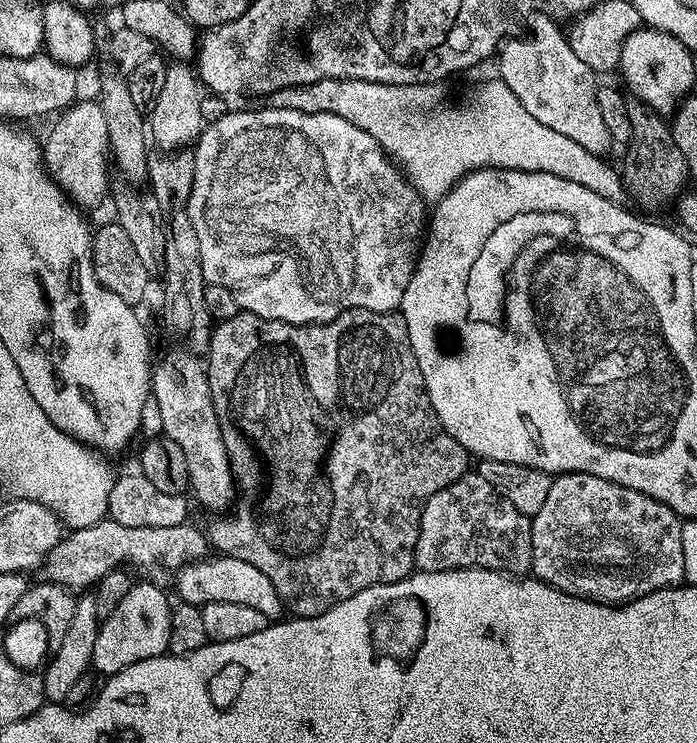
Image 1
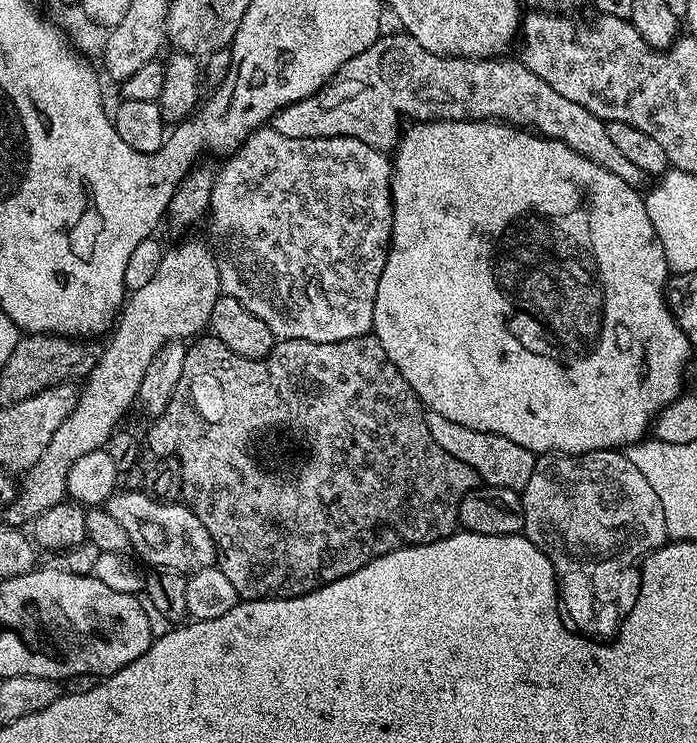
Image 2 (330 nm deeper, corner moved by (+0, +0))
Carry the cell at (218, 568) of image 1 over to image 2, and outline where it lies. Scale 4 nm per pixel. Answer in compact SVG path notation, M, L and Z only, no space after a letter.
M117 490L108 499L106 510L110 518L114 518L114 522L118 522L122 530L126 530L131 551L145 565L152 564L148 566L156 570L169 568L172 572L191 574L203 568L211 568L217 563L216 543L214 538L210 538L210 530L206 530L206 526L198 522L187 504L162 504L159 500L153 500L147 491L139 491Z

